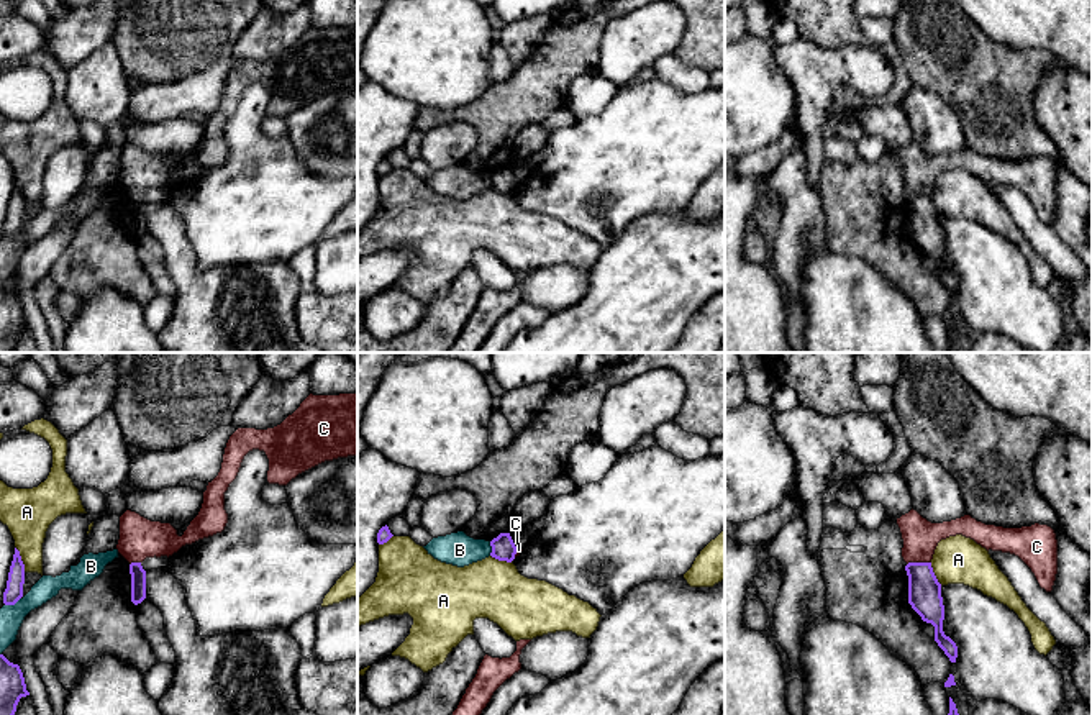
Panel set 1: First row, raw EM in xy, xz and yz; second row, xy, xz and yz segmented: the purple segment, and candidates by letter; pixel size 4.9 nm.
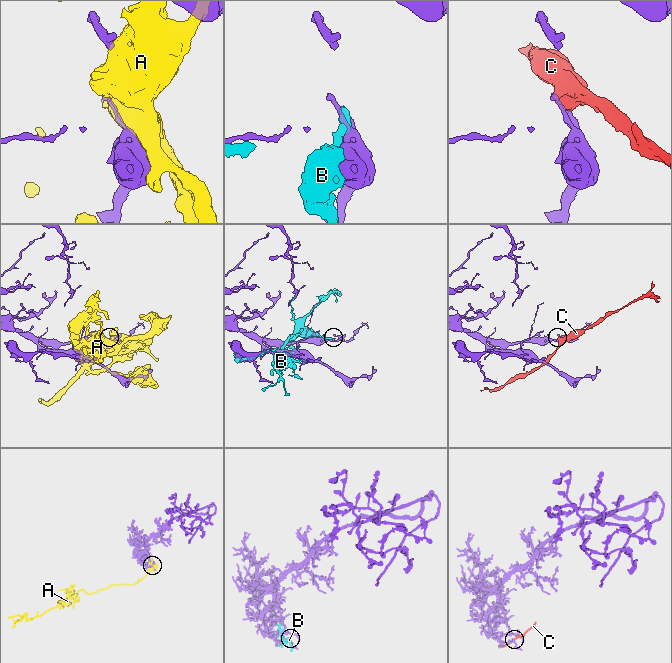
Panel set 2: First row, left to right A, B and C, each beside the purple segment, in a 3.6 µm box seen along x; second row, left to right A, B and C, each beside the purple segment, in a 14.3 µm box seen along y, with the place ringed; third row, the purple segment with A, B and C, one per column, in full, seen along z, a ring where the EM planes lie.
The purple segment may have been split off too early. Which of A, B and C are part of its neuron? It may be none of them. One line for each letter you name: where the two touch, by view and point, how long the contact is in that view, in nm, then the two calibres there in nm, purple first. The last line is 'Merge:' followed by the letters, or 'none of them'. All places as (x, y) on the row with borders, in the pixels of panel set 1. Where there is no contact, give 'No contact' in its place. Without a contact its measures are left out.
Merge: none of them

